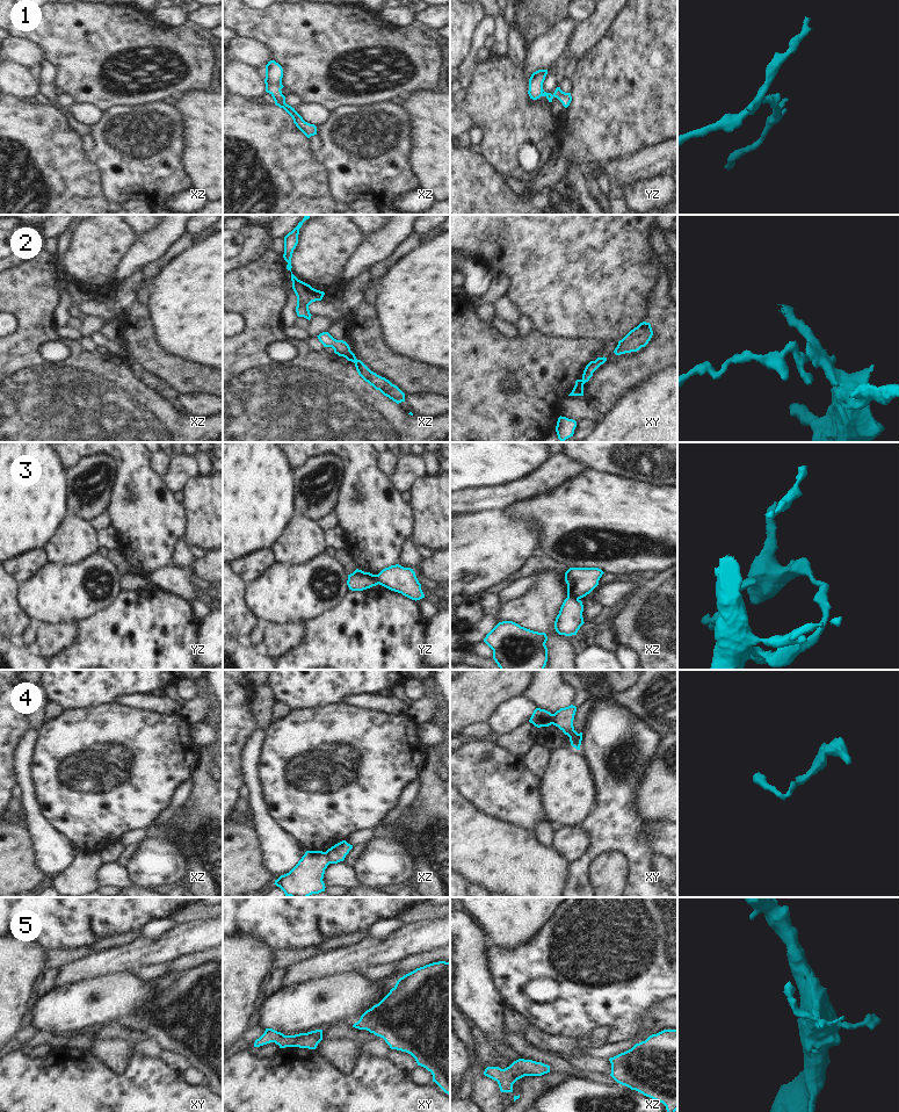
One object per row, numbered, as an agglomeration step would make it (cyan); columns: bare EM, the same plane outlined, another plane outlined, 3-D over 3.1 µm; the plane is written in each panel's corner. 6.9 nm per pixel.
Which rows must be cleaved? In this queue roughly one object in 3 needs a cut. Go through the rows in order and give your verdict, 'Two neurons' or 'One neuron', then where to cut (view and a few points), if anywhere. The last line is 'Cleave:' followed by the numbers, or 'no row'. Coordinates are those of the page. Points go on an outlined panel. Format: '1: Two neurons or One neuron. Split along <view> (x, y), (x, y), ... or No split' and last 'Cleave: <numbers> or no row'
1: One neuron. No split
2: Two neurons. Split along xz (356, 359), (354, 362)
3: Two neurons. Split along xz (567, 596), (578, 599)
4: Two neurons. Split along xz (324, 852), (328, 864)
5: One neuron. No split
Cleave: 2, 3, 4.

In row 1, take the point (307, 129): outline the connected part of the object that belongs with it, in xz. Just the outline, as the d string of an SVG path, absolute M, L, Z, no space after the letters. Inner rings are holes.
M275 60L268 62L266 65L266 92L269 93L275 104L280 108L283 108L293 120L296 127L307 137L317 135L317 127L314 124L310 124L303 120L303 117L292 108L291 106L285 103L285 96L282 94L282 85L283 78L283 68Z

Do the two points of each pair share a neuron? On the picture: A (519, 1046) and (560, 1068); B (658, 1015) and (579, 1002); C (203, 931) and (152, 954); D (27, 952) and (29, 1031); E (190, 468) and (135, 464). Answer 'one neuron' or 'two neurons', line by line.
A: one neuron
B: two neurons
C: one neuron
D: two neurons
E: two neurons

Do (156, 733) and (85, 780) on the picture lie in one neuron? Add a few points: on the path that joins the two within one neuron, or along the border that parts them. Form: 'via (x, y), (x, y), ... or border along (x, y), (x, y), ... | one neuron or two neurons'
via (138, 750), (124, 764), (102, 771) | one neuron

